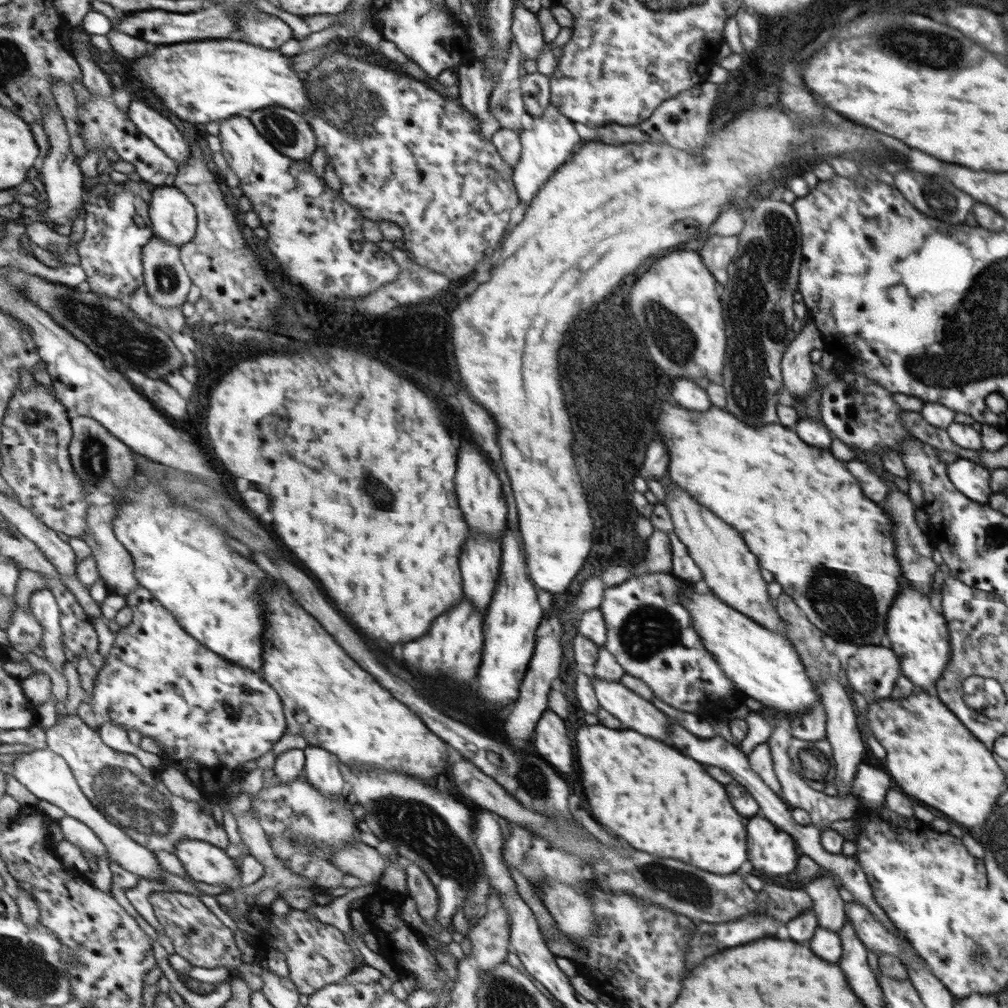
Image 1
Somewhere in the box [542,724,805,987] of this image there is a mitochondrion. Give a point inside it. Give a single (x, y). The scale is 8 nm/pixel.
(690, 889)

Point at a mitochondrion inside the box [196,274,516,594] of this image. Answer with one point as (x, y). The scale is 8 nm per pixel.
(381, 496)

